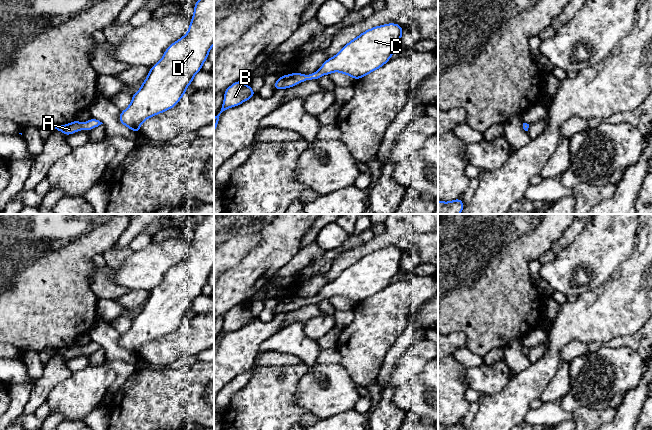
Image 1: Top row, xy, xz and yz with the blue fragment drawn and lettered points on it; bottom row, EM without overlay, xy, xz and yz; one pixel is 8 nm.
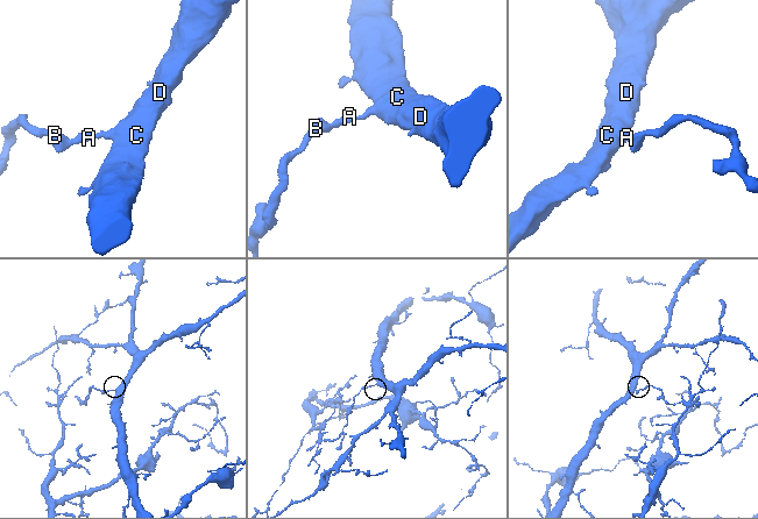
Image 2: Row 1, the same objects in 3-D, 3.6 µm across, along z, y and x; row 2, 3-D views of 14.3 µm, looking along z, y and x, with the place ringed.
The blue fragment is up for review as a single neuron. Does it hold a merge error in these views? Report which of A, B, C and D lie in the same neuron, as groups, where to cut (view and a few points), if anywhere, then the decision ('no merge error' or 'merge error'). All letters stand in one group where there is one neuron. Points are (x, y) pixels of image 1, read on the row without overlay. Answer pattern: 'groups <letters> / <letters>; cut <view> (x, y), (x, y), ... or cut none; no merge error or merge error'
groups A B C D; cut none; no merge error

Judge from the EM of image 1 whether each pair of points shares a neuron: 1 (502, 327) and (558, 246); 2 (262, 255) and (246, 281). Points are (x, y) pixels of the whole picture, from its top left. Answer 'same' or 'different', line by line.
1: different
2: same

